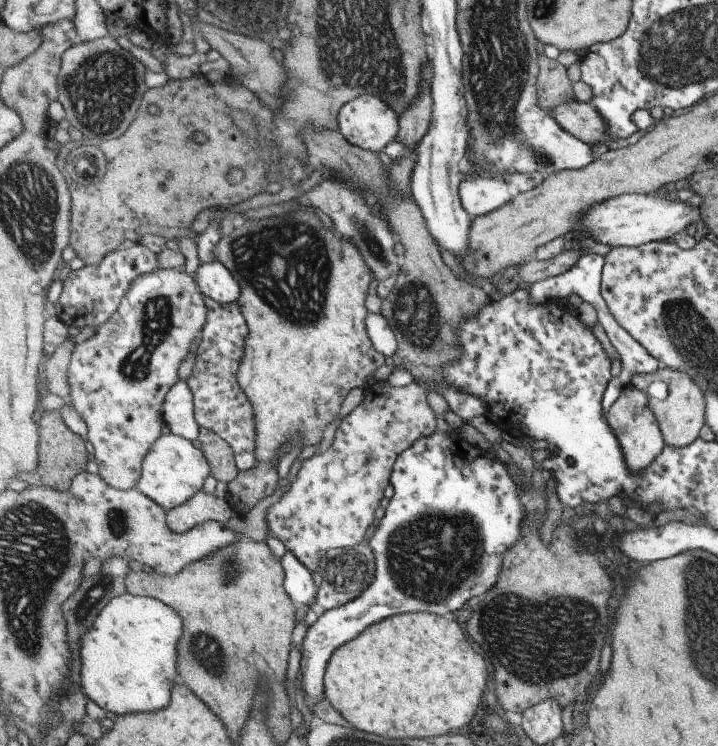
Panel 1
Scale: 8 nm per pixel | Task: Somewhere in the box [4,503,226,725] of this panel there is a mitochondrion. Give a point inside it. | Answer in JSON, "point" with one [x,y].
{"point":[96,594]}

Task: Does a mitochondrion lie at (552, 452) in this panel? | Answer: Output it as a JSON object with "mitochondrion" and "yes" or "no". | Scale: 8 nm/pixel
{"mitochondrion":"no"}

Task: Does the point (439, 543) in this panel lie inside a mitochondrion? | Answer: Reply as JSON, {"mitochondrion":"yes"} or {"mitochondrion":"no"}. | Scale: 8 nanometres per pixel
{"mitochondrion":"yes"}

